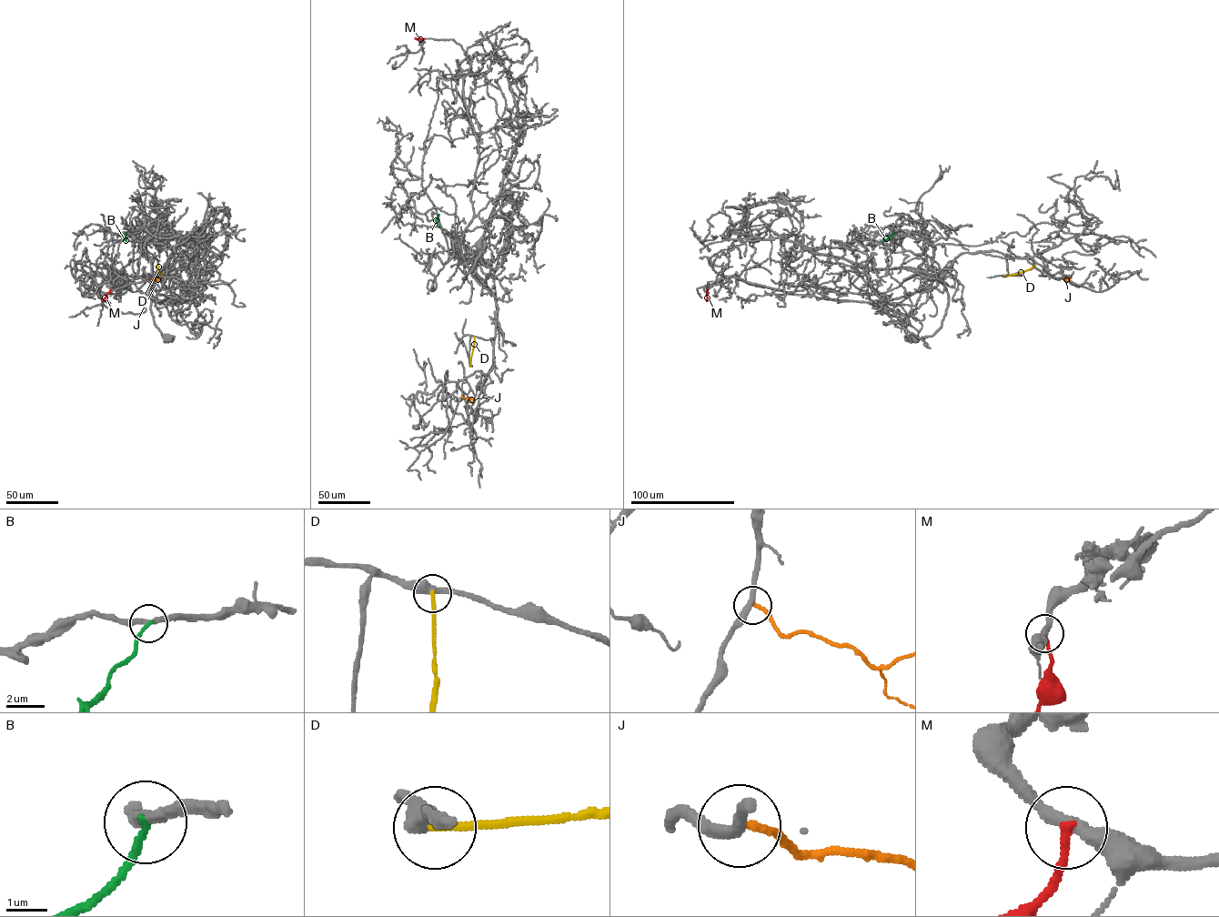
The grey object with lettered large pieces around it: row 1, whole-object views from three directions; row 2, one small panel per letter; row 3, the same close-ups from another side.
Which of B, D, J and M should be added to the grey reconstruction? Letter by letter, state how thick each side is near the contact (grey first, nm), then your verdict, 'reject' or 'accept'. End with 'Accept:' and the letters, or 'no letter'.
B: 280/180 nm | reject
D: 420/200 nm | reject
J: 300/180 nm | reject
M: 320/200 nm | reject
Accept: no letter

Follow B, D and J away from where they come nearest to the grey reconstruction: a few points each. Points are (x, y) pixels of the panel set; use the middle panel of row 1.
B: (439, 226), (436, 221), (438, 214)
D: (474, 337), (470, 367)
J: (461, 396), (472, 403)

